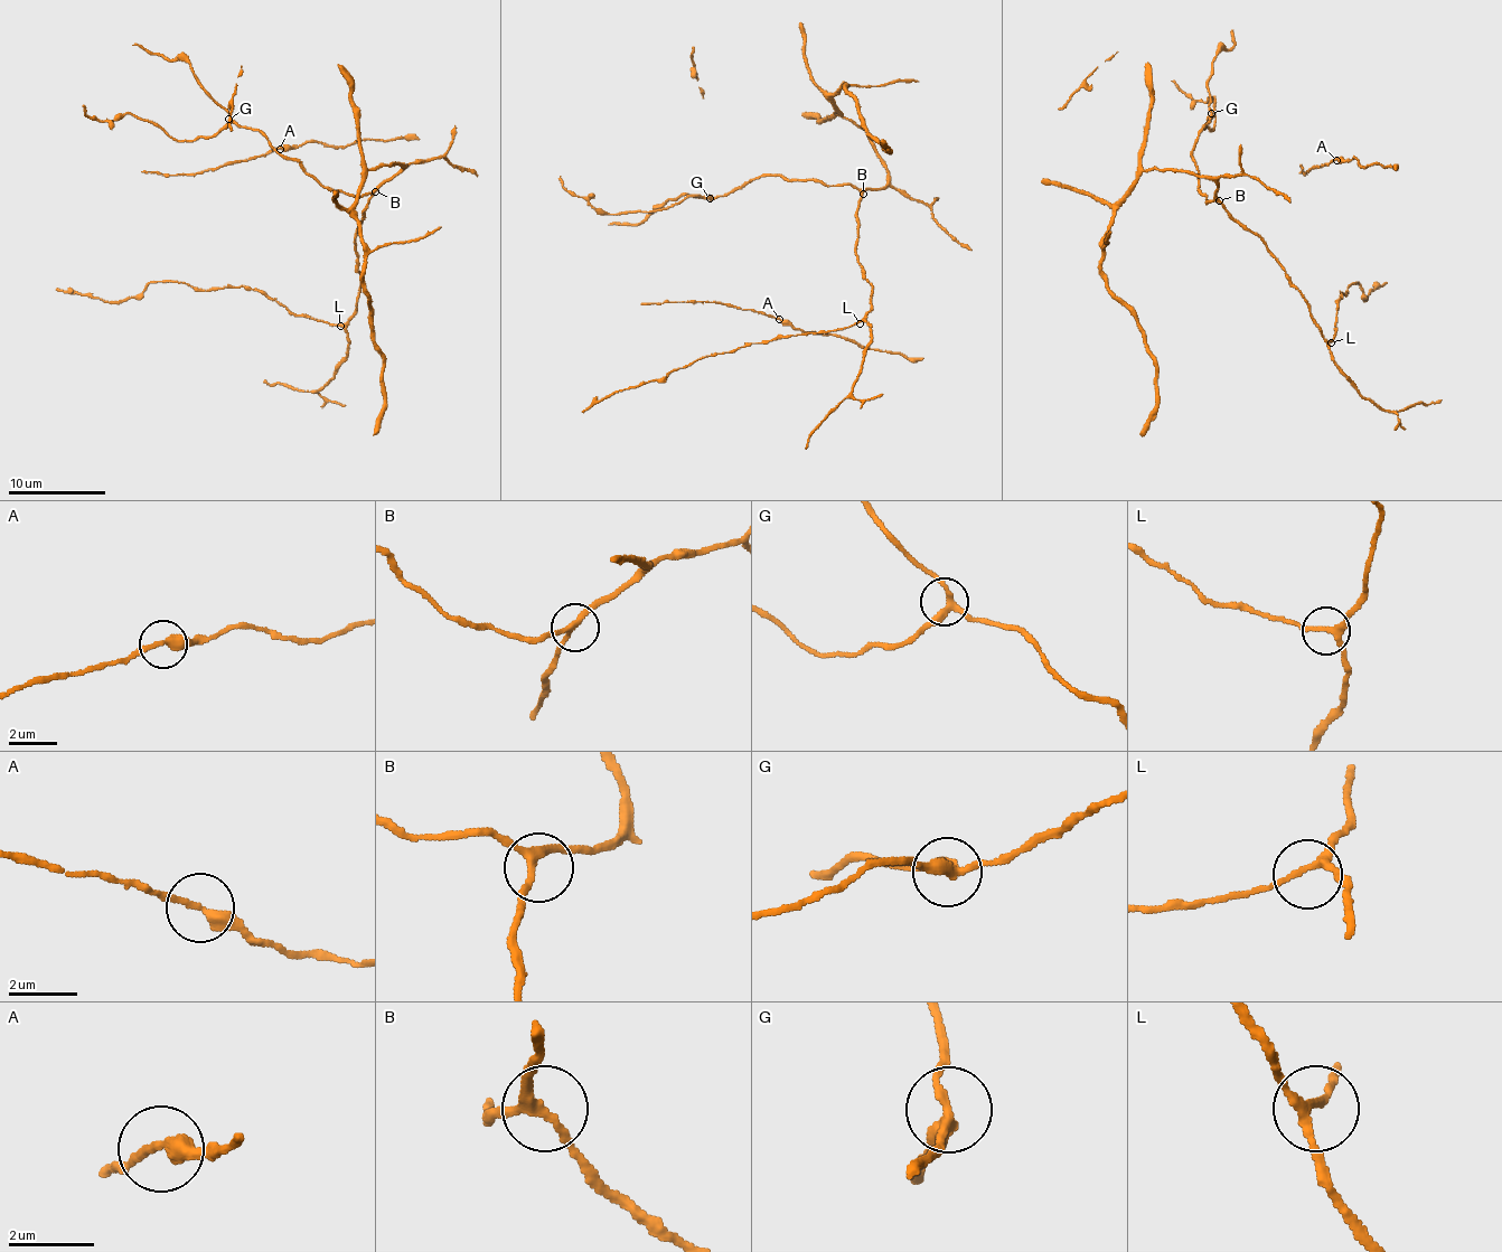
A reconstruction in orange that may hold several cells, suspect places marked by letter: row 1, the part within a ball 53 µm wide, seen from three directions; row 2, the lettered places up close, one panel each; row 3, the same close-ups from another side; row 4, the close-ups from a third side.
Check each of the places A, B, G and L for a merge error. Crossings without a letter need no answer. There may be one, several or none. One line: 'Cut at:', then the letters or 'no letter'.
Cut at: no letter

